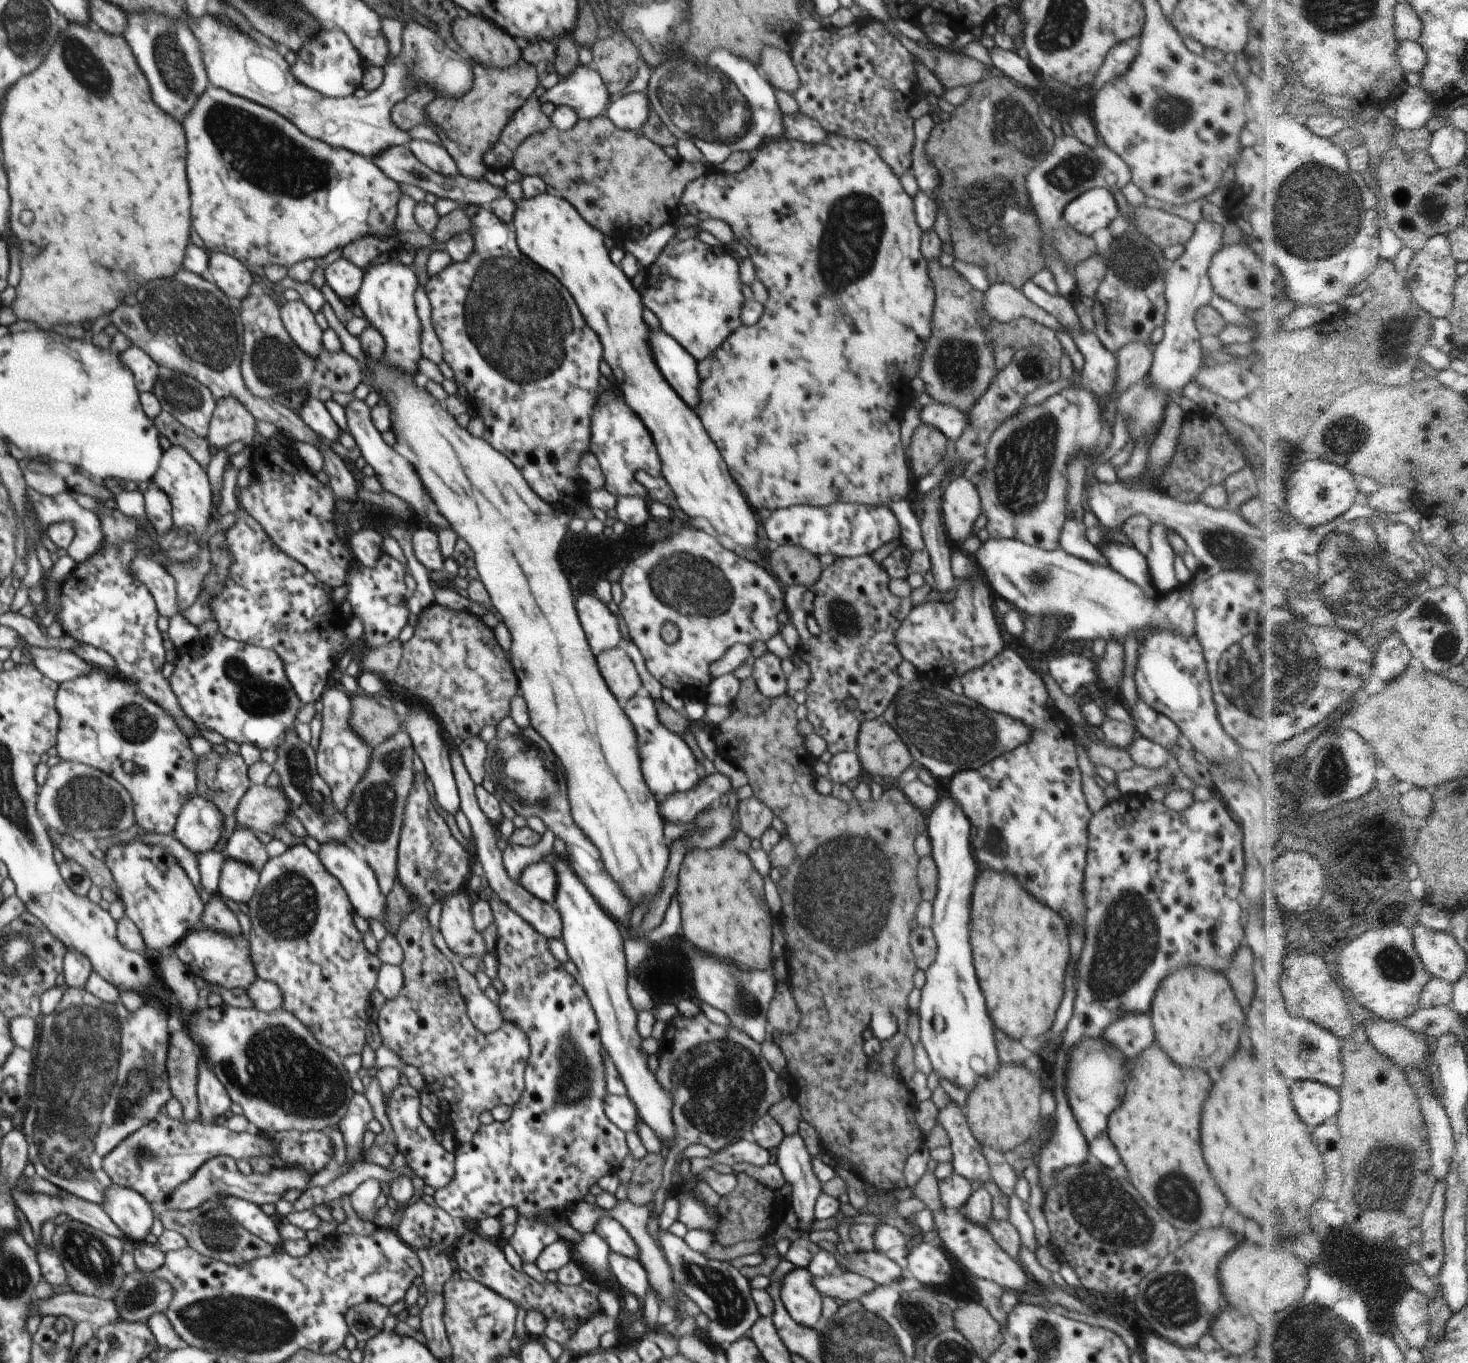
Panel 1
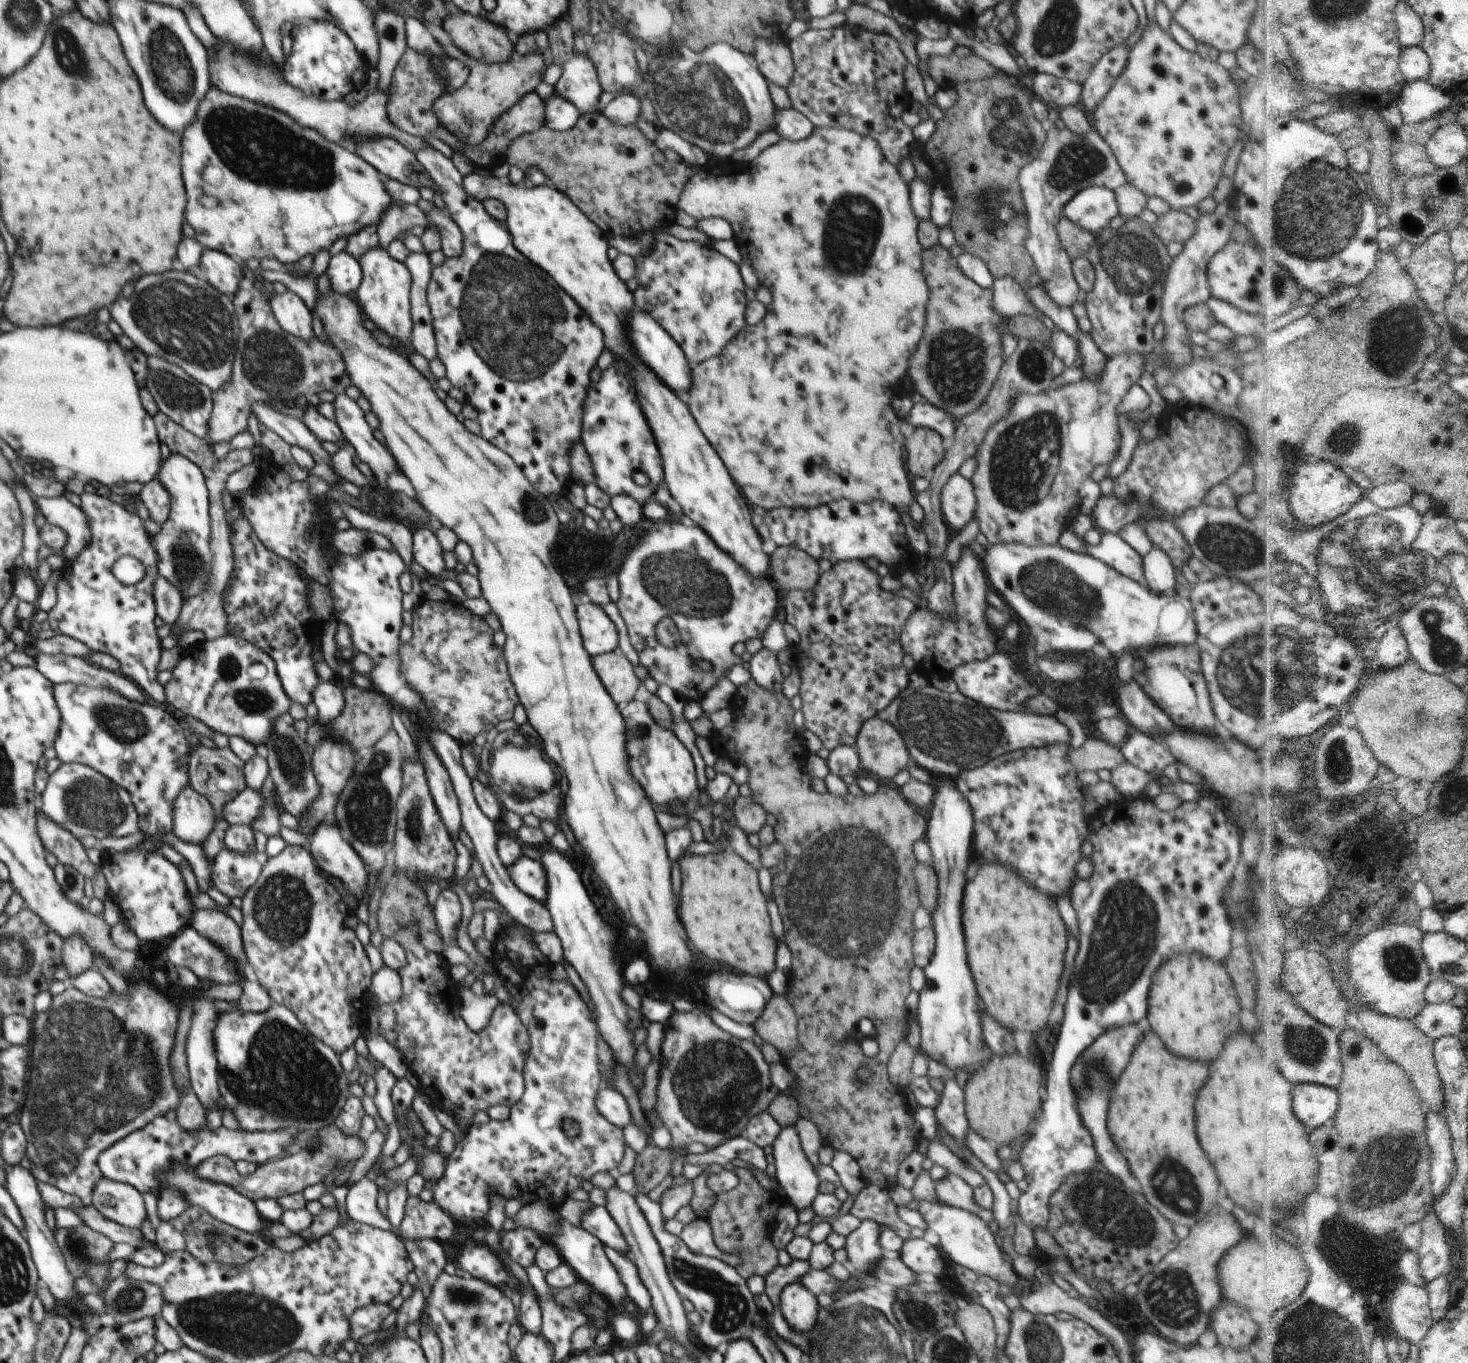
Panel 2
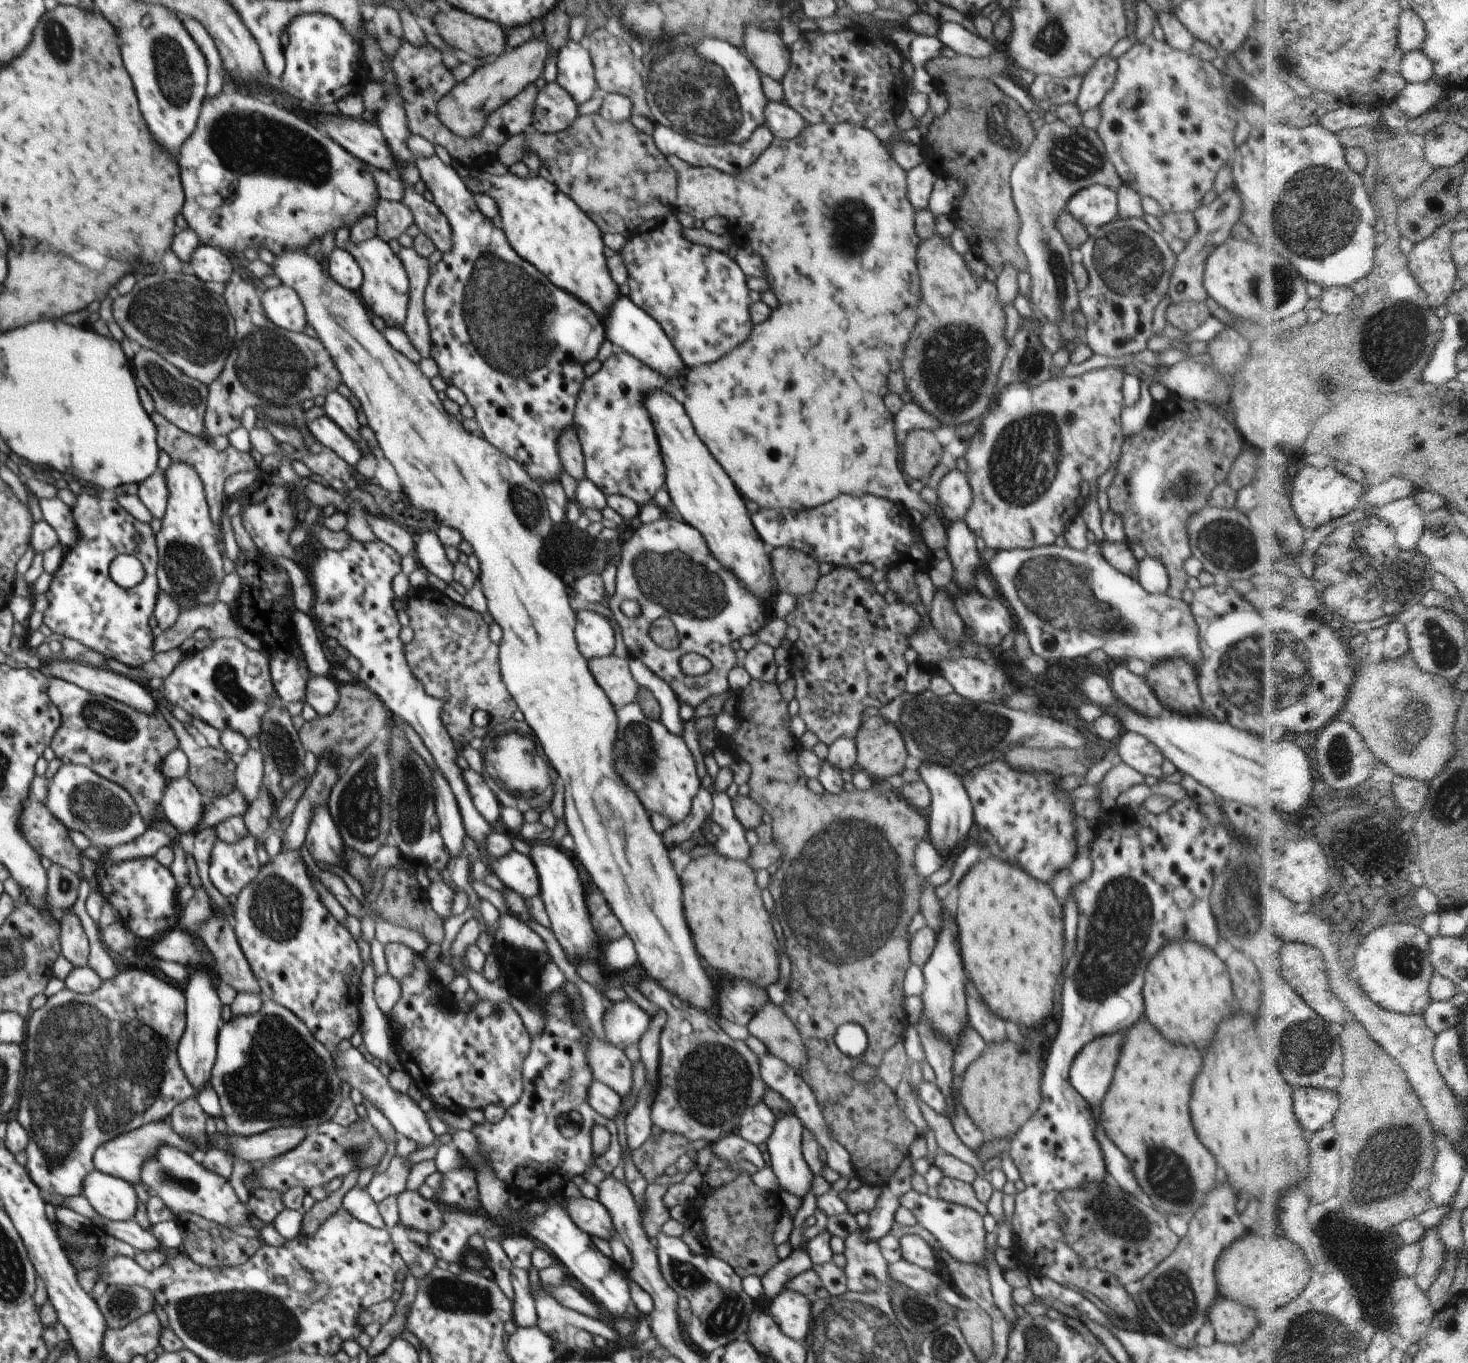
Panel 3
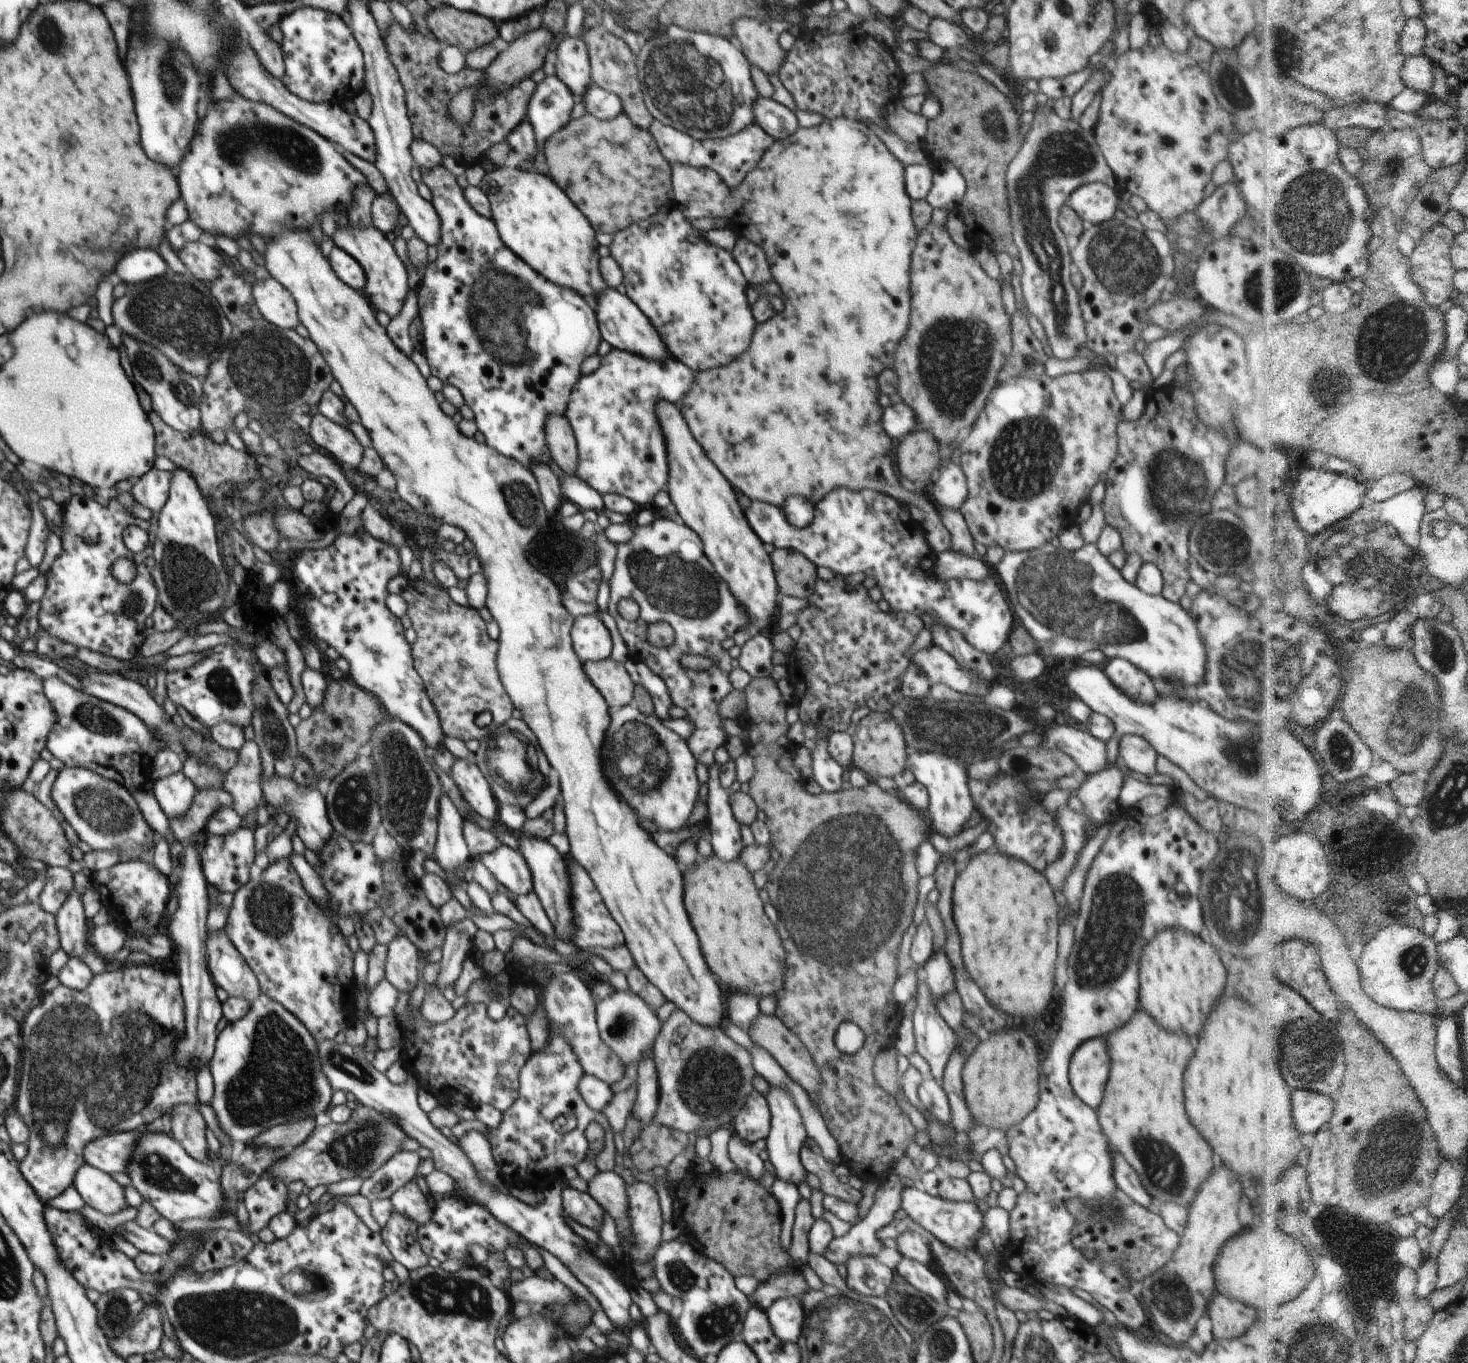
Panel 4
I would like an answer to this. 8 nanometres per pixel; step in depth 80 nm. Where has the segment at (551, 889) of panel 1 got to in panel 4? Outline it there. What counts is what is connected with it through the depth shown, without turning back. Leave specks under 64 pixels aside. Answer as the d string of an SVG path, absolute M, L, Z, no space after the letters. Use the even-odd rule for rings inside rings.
M501 844L494 852L482 854L479 860L508 892L520 896L533 891L532 873L520 851Z

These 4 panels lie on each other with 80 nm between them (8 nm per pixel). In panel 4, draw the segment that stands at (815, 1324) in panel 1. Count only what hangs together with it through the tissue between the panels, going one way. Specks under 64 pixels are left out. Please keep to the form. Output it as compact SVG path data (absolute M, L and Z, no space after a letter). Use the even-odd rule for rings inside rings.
M787 1296L774 1301L766 1310L773 1333L784 1342L797 1343L803 1332L805 1308L799 1297Z

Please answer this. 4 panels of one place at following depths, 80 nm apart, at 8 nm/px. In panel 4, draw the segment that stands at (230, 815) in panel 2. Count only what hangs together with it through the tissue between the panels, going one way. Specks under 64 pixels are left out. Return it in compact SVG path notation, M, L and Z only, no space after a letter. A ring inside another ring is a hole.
M197 789L194 802L185 816L179 819L169 819L177 840L186 840L186 838L203 833L211 815L216 813L217 809L233 808L232 800L232 795L224 789L203 791Z

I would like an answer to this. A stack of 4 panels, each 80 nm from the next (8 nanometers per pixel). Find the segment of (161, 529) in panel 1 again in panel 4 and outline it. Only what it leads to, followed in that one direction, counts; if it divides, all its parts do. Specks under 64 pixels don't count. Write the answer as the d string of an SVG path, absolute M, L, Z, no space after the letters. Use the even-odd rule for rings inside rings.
M153 468L141 476L135 486L125 488L132 498L154 514L162 510L168 500L172 473Z

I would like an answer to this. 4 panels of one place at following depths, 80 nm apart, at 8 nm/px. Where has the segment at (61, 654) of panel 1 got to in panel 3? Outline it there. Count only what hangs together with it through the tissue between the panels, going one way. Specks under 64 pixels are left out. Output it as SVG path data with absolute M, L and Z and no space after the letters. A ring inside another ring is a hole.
M60 659L43 662L40 671L44 672L48 678L54 677L71 682L84 690L87 690L89 693L113 698L114 700L120 701L126 706L138 709L143 713L153 713L158 705L158 702L154 699L153 691L148 686L140 684L130 677L117 673L106 666L95 667L79 663L78 661L70 660L69 662L68 660Z

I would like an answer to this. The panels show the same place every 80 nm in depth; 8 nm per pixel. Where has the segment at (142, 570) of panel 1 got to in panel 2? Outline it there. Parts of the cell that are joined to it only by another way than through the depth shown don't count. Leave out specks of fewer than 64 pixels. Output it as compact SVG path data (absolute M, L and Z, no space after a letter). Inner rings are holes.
M159 572L153 582L153 597L157 615L165 624L172 626L180 620L181 606L184 603L181 592Z

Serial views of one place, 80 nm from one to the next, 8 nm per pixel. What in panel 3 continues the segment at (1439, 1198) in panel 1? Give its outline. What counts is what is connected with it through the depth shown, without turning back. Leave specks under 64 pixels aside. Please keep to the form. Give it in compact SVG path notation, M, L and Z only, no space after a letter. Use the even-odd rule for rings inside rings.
M1438 1225L1427 1229L1421 1242L1423 1244L1423 1257L1416 1279L1420 1288L1423 1288L1428 1294L1432 1285L1442 1276L1449 1250L1446 1248L1446 1242L1440 1238Z

